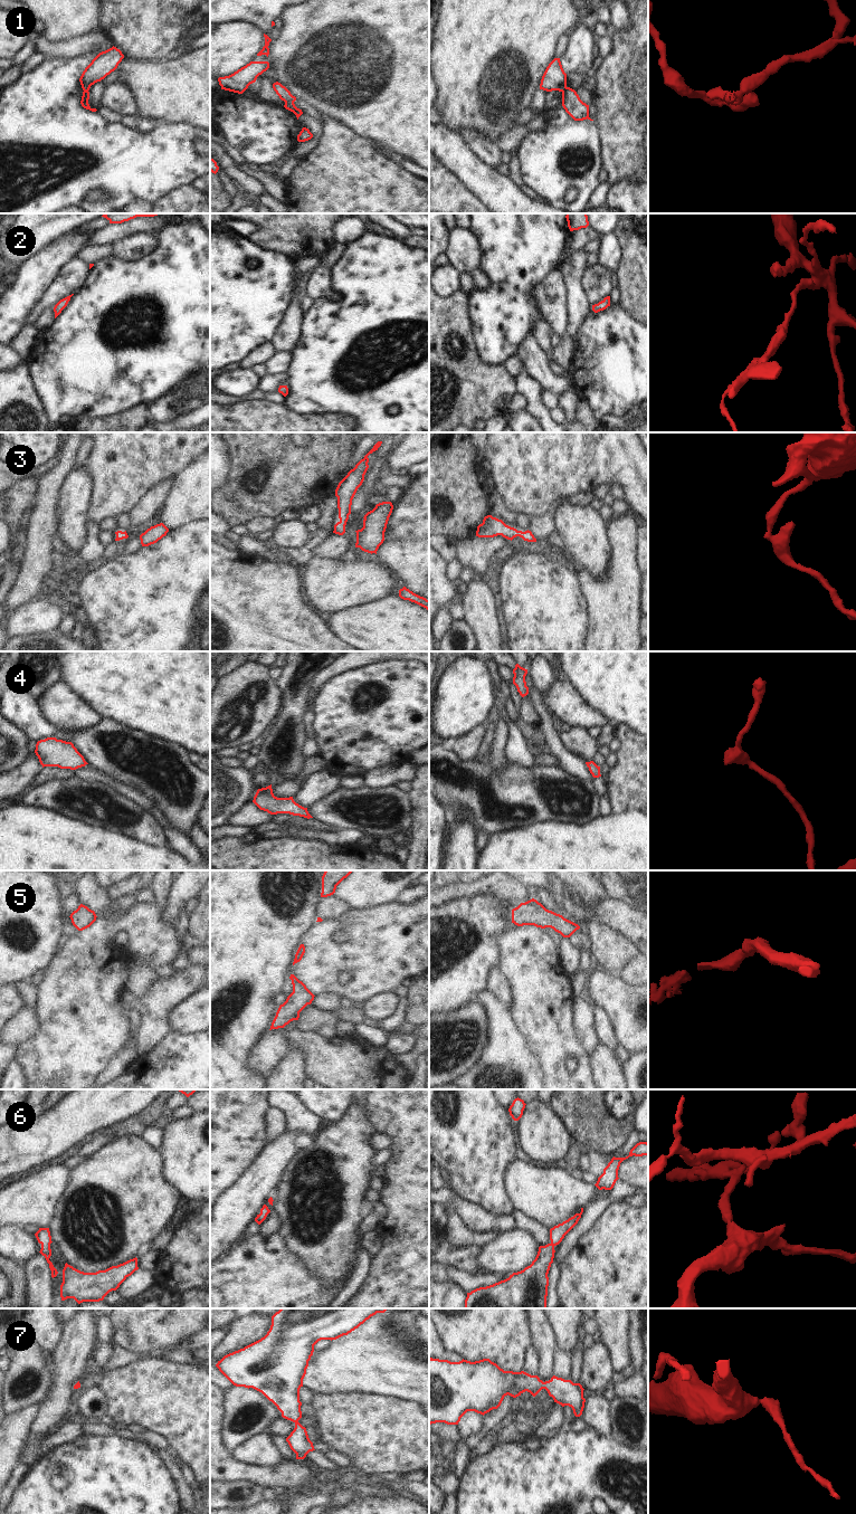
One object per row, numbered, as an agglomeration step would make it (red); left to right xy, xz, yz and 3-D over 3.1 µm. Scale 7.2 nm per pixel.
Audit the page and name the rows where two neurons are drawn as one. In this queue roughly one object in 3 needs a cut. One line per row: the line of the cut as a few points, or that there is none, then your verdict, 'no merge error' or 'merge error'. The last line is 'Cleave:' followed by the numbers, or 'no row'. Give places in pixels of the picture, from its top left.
1: cut yz (567, 87), (562, 92); merge error
2: cut none; no merge error
3: cut none; no merge error
4: cut none; no merge error
5: cut none; no merge error
6: cut none; no merge error
7: cut none; no merge error
Cleave: 1

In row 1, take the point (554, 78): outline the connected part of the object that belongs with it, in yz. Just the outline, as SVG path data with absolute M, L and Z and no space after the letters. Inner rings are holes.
M554 58L546 67L540 84L540 89L563 92L567 88L567 74L560 58Z

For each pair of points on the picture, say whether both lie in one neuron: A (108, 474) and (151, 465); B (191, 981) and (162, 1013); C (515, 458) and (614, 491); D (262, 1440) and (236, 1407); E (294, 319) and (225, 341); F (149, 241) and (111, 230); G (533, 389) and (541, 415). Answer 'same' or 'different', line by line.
A: same
B: same
C: different
D: different
E: different
F: different
G: same

